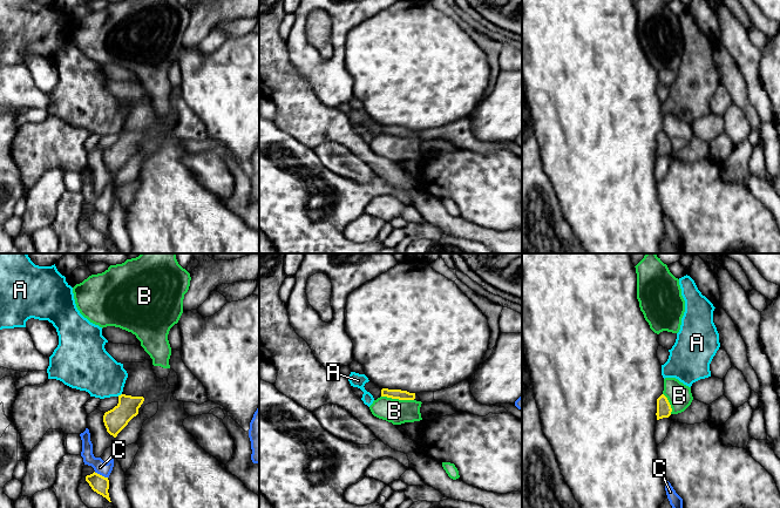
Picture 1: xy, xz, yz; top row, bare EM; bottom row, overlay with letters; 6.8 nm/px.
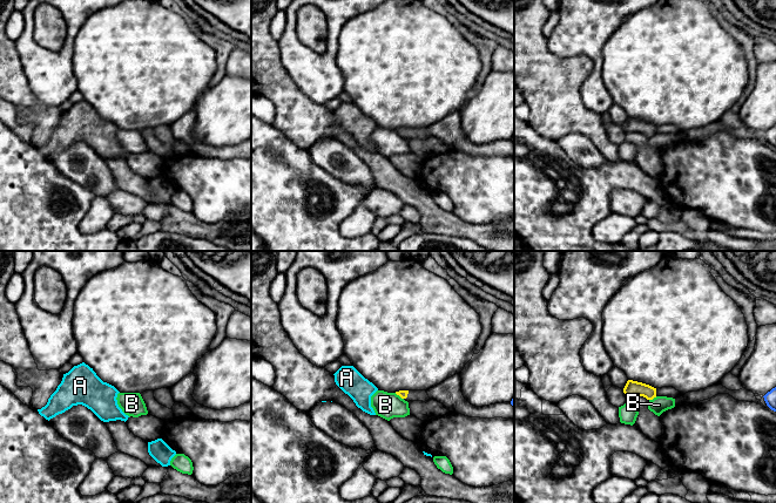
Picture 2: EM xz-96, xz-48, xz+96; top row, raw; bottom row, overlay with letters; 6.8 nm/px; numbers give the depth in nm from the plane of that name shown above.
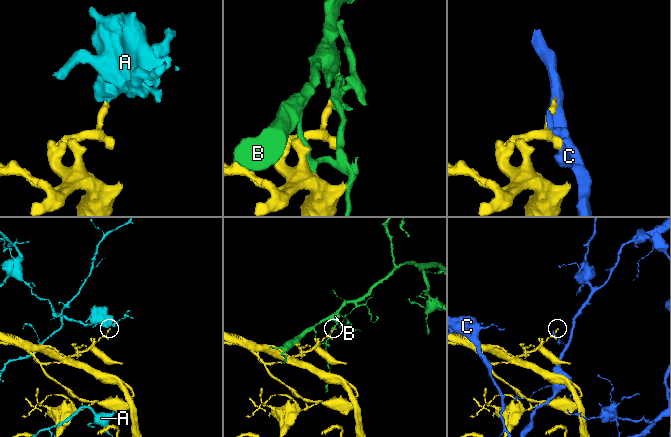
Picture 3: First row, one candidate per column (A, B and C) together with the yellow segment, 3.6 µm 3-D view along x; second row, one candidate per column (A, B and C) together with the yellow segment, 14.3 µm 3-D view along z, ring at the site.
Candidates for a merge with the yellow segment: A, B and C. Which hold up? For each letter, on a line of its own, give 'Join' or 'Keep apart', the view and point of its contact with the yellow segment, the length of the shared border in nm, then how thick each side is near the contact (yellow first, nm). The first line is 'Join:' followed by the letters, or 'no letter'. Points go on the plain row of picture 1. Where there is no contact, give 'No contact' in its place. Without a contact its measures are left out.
Join: no letter
A: Keep apart. Touches yellow at xy (119, 133). Shared border 40 nm. Thickness 160 nm (yellow) against 300 nm
B: Keep apart. Touches yellow at xz (398, 135). Shared border 220 nm. Thickness 70 nm (yellow) against 170 nm
C: Keep apart. Touches yellow at xy (101, 212). Shared border 100 nm. Thickness 120 nm (yellow) against 90 nm

